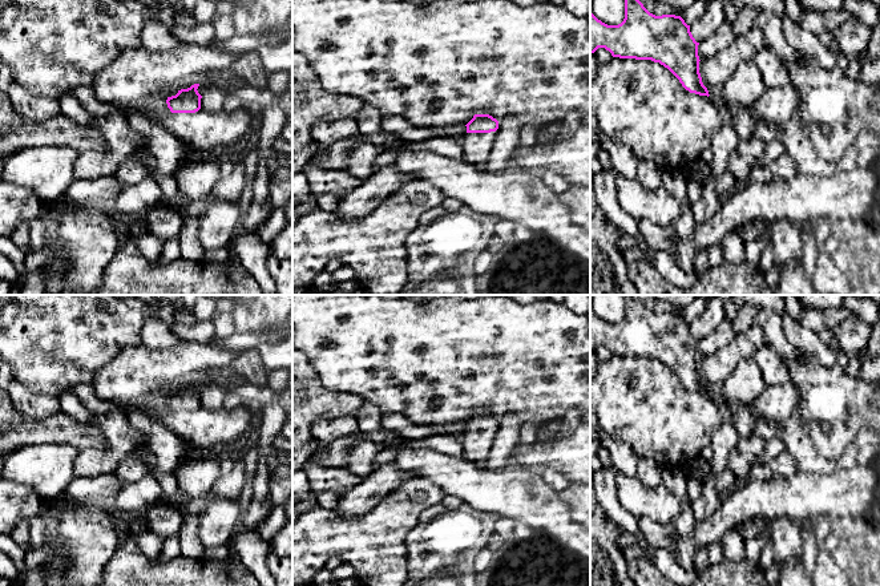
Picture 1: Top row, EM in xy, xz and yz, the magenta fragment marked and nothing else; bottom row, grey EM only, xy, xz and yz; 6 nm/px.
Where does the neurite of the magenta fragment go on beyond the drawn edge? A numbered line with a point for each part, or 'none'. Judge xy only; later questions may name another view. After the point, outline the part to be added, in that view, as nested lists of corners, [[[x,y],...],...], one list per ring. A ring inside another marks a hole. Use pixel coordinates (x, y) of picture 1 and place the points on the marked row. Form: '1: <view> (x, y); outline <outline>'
none

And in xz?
1: xz (477, 146); outline [[[496,132],[465,133],[460,141],[464,149],[461,159],[480,170],[484,170],[496,140]]]

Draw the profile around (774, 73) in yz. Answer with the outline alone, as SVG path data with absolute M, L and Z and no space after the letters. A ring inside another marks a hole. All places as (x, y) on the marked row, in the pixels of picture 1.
M762 48L752 58L767 88L780 88L790 82L788 70L782 58L771 49Z

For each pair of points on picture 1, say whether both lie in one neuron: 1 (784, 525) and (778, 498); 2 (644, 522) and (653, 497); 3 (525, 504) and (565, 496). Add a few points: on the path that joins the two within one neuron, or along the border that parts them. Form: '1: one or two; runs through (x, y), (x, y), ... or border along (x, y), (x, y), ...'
1: two; border along (772, 518), (790, 517), (799, 524)
2: two; border along (636, 516), (648, 516), (669, 525)
3: two; border along (558, 494), (569, 506), (570, 517), (576, 522)

